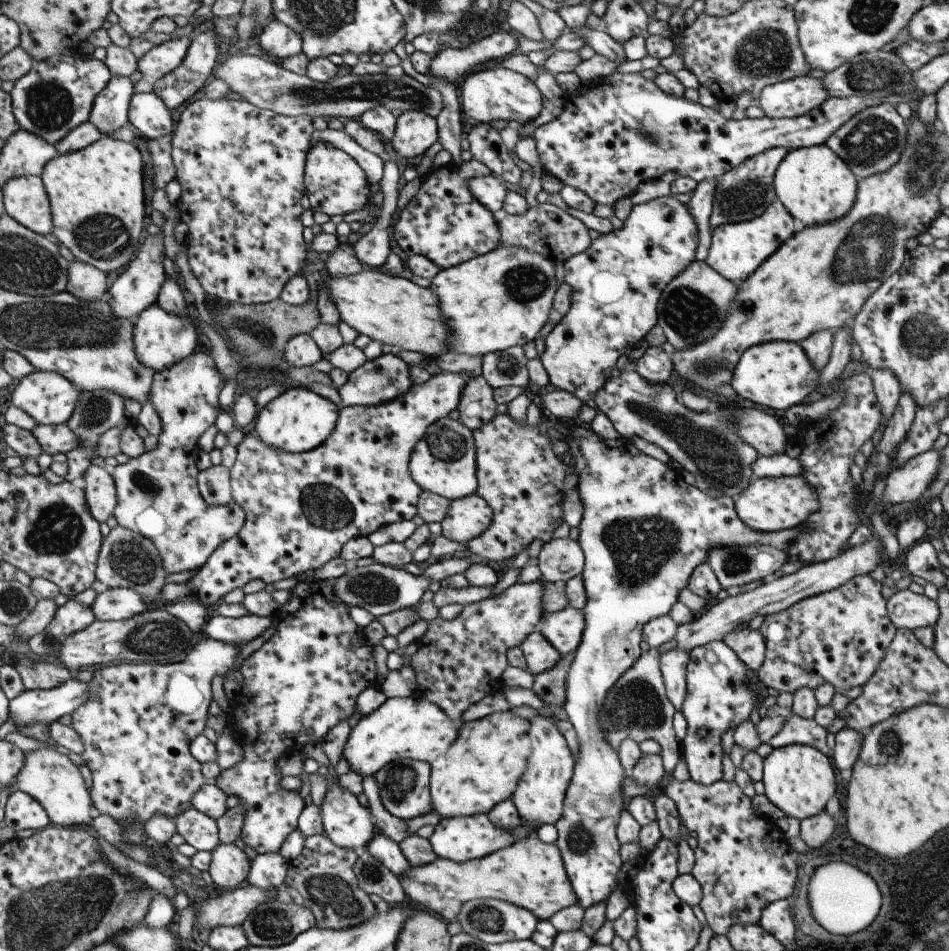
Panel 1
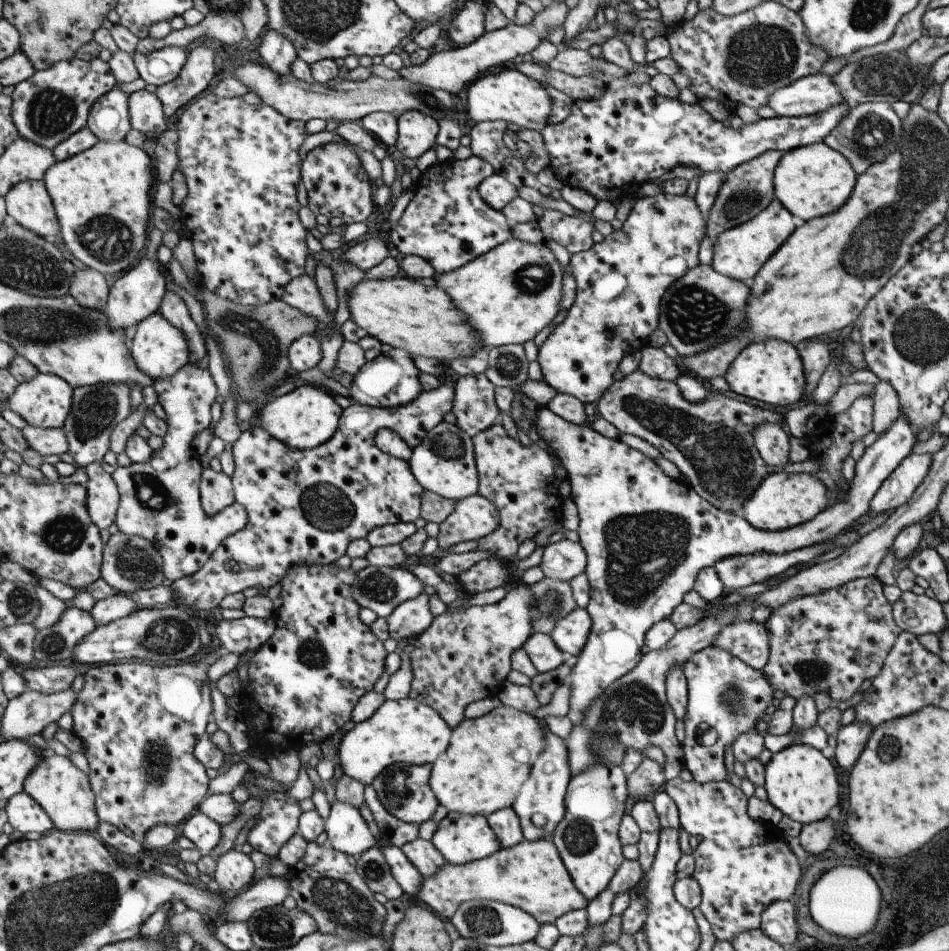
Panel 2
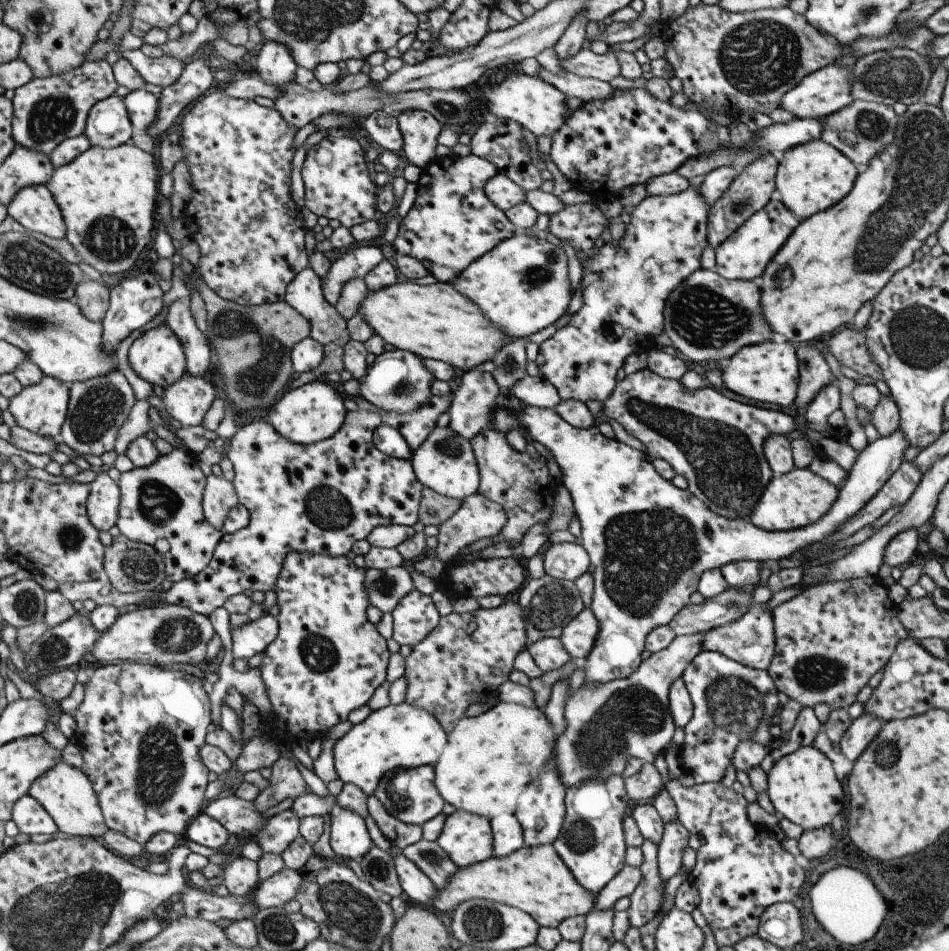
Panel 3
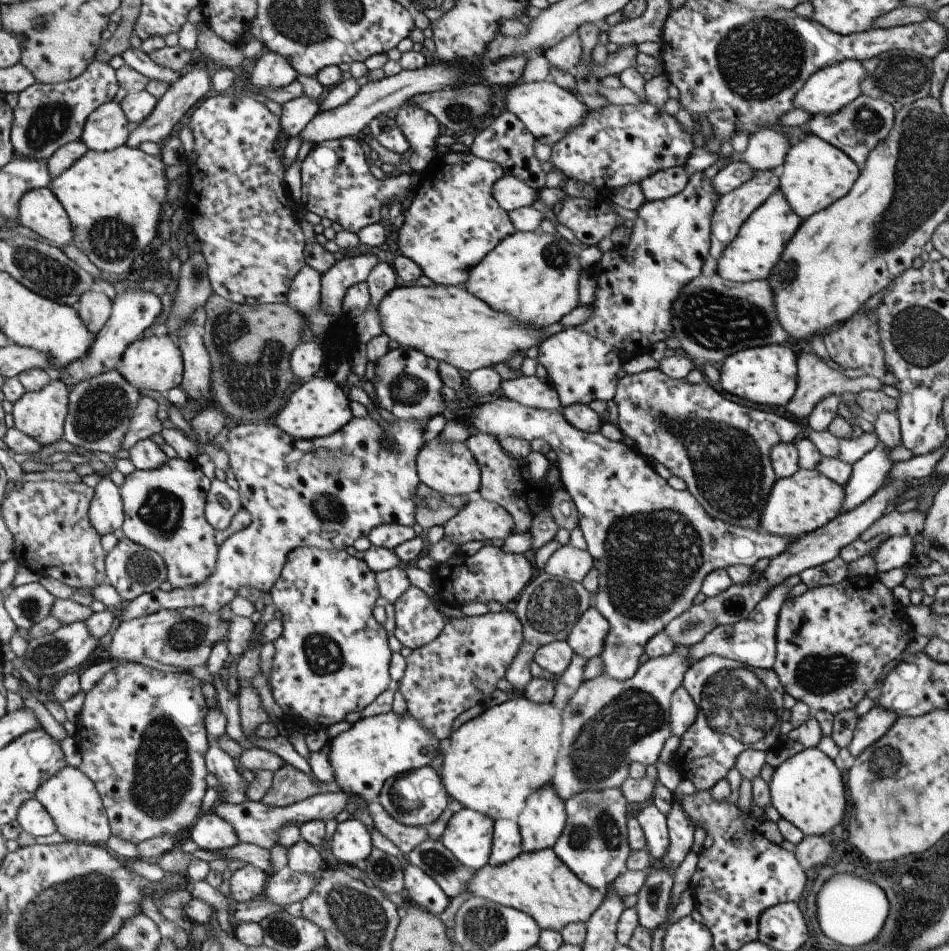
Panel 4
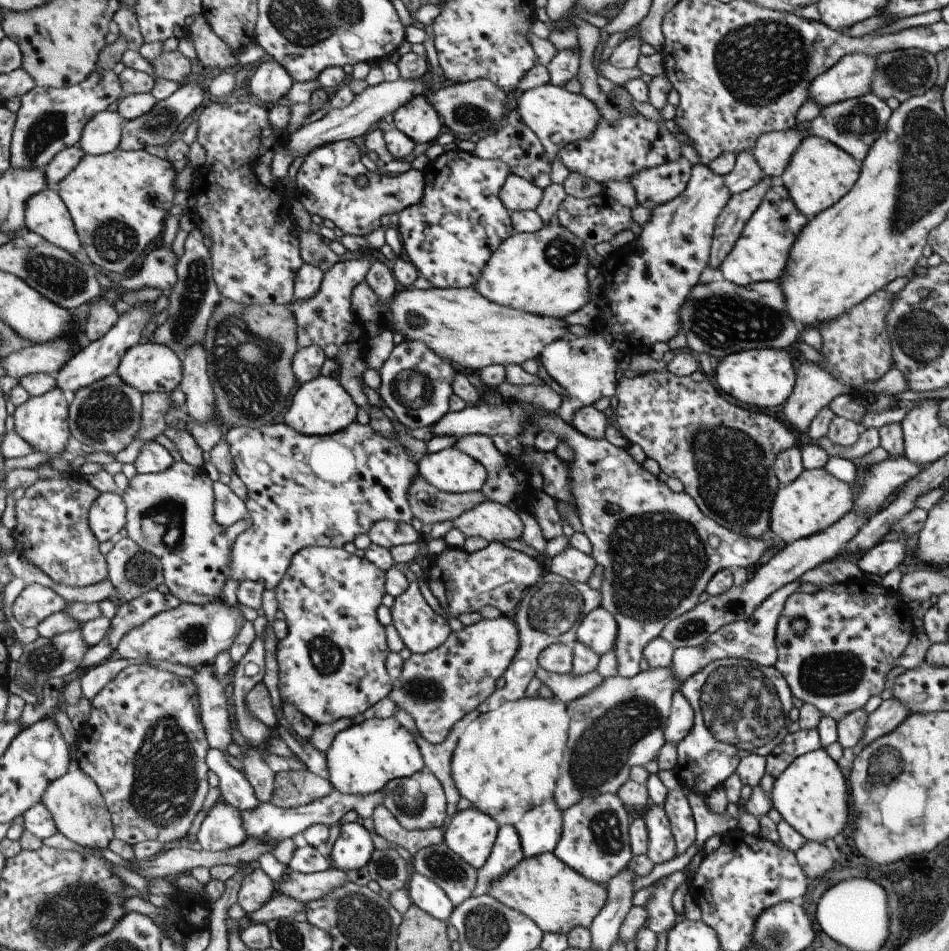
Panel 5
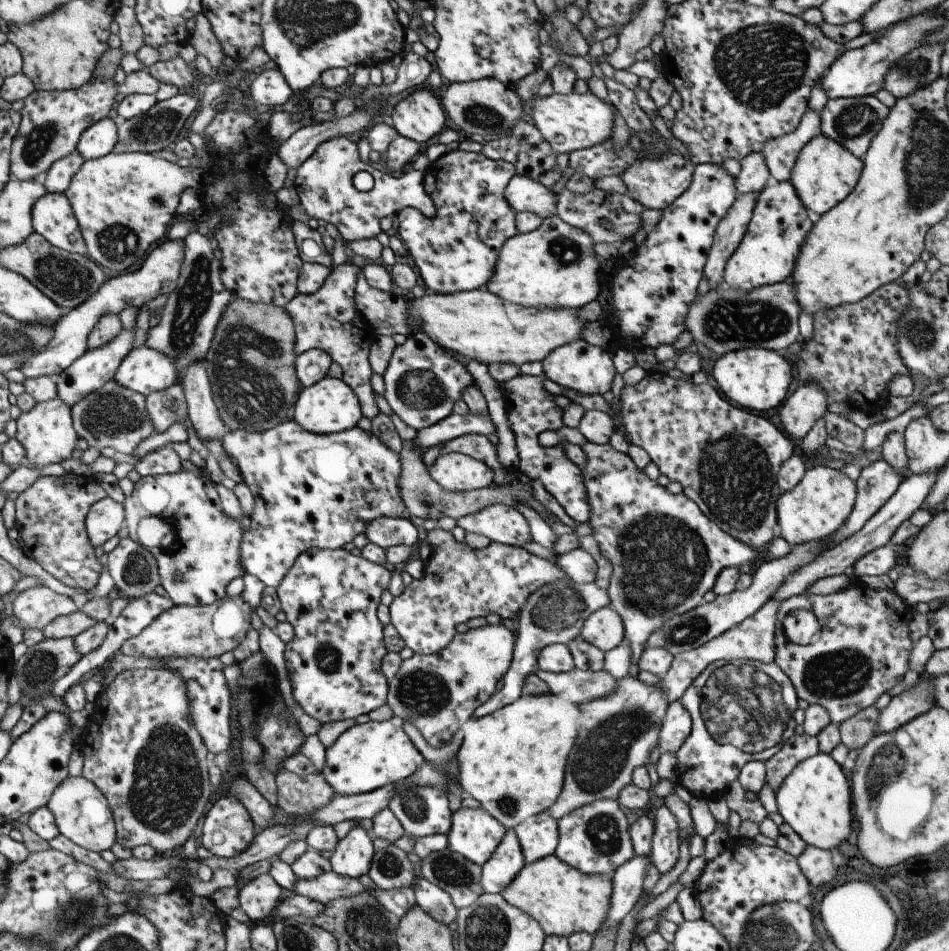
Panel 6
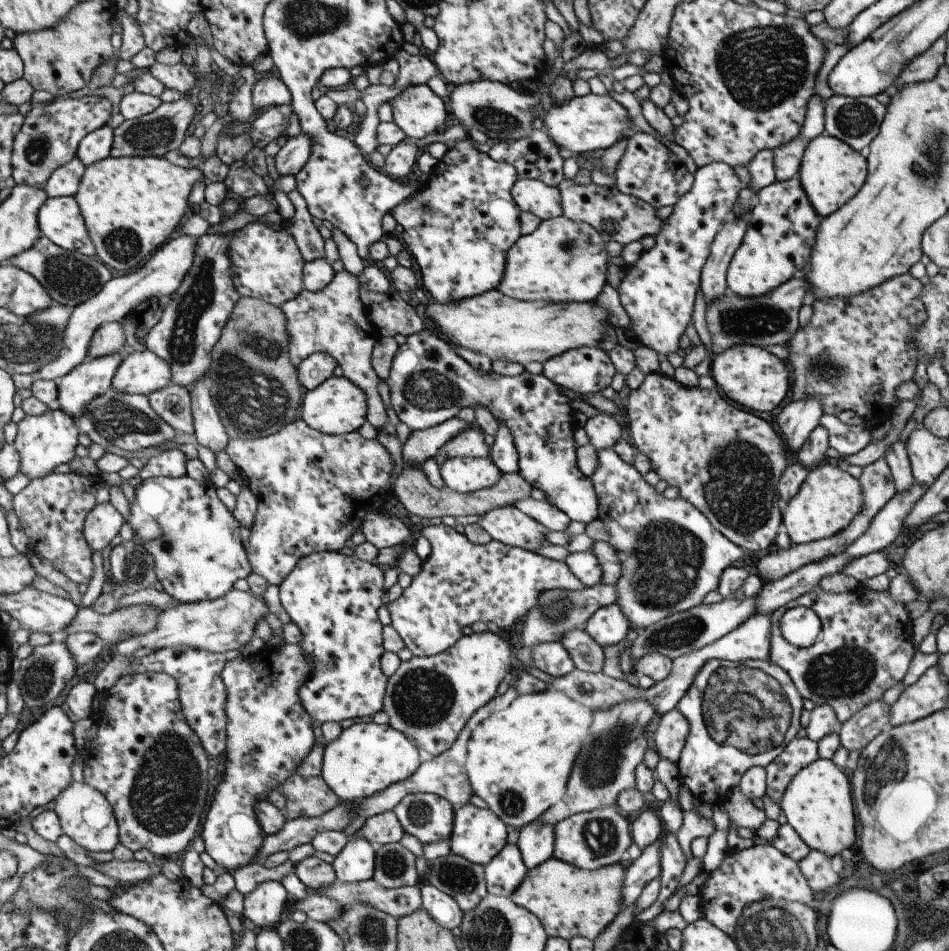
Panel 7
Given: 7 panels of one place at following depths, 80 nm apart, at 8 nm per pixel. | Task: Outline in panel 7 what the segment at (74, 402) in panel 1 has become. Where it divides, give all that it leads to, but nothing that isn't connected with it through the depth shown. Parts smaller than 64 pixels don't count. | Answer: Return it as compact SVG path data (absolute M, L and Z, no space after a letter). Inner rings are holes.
M57 405L44 415L25 416L18 423L18 435L14 443L22 456L21 471L32 481L50 475L61 464L70 463L76 457L75 448L79 444L80 431L77 420Z

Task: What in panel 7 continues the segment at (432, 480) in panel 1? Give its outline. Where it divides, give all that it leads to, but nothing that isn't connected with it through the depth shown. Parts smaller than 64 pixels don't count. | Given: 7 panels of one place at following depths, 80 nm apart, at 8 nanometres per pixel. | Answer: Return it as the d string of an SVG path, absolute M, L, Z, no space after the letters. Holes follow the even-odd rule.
M455 457L440 469L446 486L462 493L494 487L504 475L491 457Z

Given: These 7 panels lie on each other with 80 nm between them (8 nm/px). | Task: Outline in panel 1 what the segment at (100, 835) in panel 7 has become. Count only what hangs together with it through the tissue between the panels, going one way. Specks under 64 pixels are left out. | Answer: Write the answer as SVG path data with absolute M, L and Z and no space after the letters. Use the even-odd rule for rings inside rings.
M51 748L32 751L26 754L26 766L18 776L17 790L26 792L38 800L47 811L53 824L62 827L86 824L92 826L95 820L93 796L87 789L85 778L78 766L68 755Z

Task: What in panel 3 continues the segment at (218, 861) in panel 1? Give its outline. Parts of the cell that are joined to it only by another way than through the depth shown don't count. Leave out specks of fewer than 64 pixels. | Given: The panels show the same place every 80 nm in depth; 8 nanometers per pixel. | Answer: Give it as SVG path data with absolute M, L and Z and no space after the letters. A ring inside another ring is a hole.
M237 857L227 861L226 865L223 883L231 895L244 897L259 888L261 880L258 863L245 857Z

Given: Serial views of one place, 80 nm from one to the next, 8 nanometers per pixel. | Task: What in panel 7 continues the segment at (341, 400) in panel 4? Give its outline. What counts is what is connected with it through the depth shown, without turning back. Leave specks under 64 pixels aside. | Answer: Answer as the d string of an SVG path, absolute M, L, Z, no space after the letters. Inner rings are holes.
M332 376L321 387L308 391L303 401L302 418L314 429L330 435L349 435L368 421L368 396L366 392L345 376Z

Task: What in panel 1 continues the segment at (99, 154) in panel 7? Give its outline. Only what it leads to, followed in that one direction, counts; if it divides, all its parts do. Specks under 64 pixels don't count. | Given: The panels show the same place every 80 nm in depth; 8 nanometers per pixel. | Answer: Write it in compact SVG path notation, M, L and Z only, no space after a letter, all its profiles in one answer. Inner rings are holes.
M115 75L101 95L95 99L90 121L104 134L111 134L129 125L133 82L129 77Z

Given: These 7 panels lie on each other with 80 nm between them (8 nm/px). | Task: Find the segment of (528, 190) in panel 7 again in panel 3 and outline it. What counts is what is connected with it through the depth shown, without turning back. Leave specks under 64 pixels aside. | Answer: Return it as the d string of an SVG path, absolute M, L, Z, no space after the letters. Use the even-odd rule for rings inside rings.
M499 172L489 183L486 184L487 196L504 211L527 202L527 191L513 182L507 174Z

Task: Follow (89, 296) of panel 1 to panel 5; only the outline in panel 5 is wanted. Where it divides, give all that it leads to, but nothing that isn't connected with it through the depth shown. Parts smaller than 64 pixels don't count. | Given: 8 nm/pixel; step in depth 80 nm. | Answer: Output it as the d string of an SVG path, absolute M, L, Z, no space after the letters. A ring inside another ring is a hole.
M102 296L89 303L90 315L84 326L86 343L103 338L118 323L119 312Z

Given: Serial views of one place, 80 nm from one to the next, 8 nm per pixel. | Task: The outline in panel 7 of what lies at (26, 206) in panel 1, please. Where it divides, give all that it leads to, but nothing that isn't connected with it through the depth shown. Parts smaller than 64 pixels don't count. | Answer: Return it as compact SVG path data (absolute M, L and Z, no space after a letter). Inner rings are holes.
M75 197L50 198L39 211L42 236L68 251L82 252L85 256L98 254L82 208Z

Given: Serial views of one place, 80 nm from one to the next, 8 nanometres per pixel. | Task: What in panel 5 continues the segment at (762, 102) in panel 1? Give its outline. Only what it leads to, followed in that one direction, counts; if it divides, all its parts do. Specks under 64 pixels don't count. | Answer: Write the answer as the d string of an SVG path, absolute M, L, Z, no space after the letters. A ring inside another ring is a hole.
M847 54L831 68L821 72L809 82L807 100L813 100L820 108L837 104L871 93L871 78L875 72L876 56Z

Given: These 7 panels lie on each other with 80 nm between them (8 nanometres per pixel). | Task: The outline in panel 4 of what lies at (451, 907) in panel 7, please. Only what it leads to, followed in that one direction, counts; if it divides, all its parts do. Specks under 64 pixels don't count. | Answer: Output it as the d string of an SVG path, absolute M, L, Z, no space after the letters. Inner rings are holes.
M409 863L405 867L404 877L408 895L415 904L437 916L441 916L449 908L448 894L424 870Z

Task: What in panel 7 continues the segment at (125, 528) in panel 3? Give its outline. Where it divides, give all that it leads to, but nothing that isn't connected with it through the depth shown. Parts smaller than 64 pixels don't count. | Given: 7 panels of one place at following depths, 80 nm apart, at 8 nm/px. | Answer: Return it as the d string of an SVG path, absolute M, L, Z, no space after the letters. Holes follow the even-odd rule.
M188 474L178 479L163 477L147 479L135 490L127 522L136 531L136 539L154 555L158 580L172 598L179 603L198 603L215 600L233 590L235 582L247 578L254 568L241 542L242 524L219 498L218 489L197 482Z

